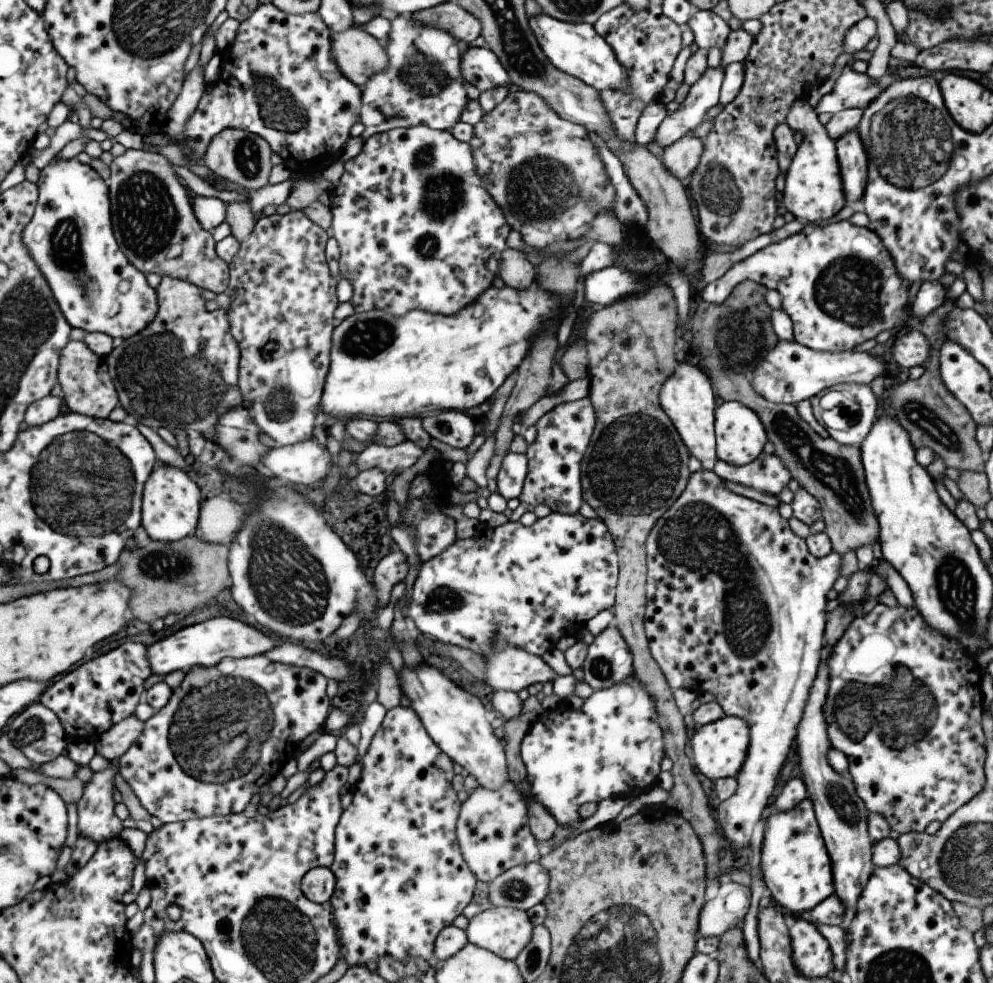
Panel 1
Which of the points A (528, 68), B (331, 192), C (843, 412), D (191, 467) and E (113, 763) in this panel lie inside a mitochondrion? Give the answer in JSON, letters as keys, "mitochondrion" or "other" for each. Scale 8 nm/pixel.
{"A":"mitochondrion","B":"other","C":"mitochondrion","D":"other","E":"other"}

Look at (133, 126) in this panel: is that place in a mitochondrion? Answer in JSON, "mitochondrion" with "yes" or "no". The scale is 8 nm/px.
{"mitochondrion":"no"}

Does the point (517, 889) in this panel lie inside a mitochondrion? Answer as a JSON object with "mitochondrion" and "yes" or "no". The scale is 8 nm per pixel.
{"mitochondrion":"yes"}

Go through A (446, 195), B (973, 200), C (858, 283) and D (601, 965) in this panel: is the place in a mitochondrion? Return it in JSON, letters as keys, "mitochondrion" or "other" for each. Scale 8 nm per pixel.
{"A":"mitochondrion","B":"other","C":"mitochondrion","D":"mitochondrion"}

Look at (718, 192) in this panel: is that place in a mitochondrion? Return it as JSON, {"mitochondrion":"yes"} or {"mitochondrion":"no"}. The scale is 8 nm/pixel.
{"mitochondrion":"yes"}

